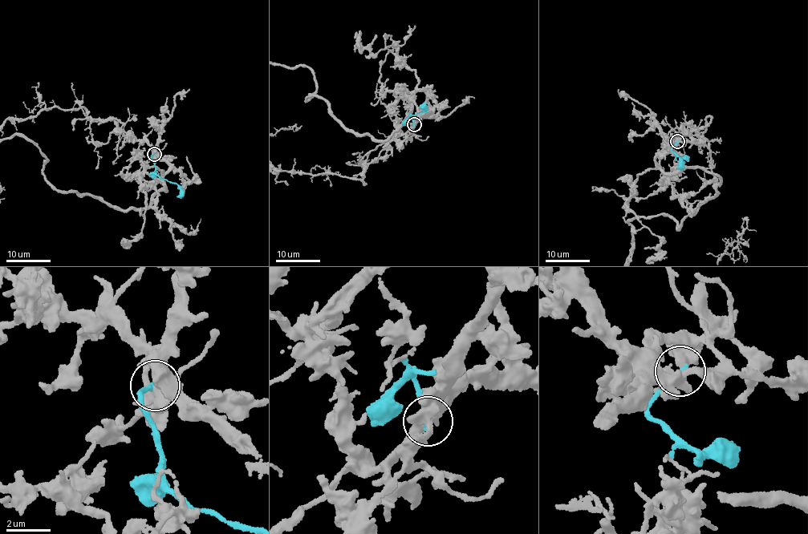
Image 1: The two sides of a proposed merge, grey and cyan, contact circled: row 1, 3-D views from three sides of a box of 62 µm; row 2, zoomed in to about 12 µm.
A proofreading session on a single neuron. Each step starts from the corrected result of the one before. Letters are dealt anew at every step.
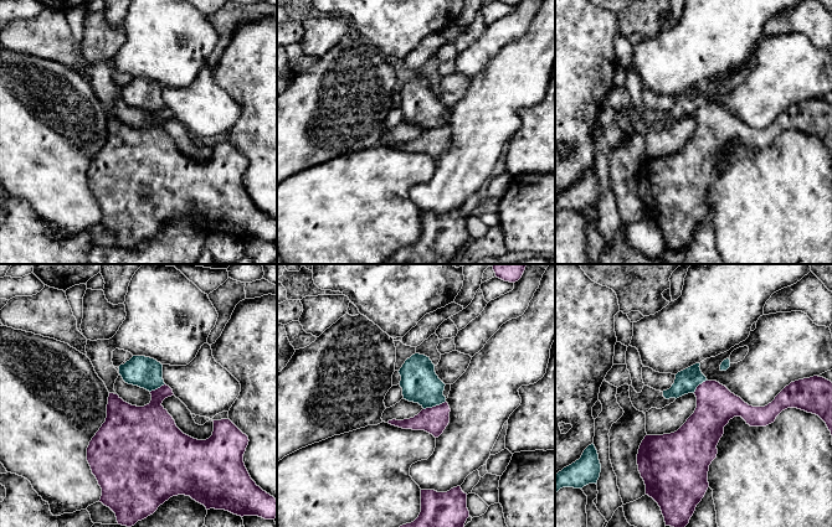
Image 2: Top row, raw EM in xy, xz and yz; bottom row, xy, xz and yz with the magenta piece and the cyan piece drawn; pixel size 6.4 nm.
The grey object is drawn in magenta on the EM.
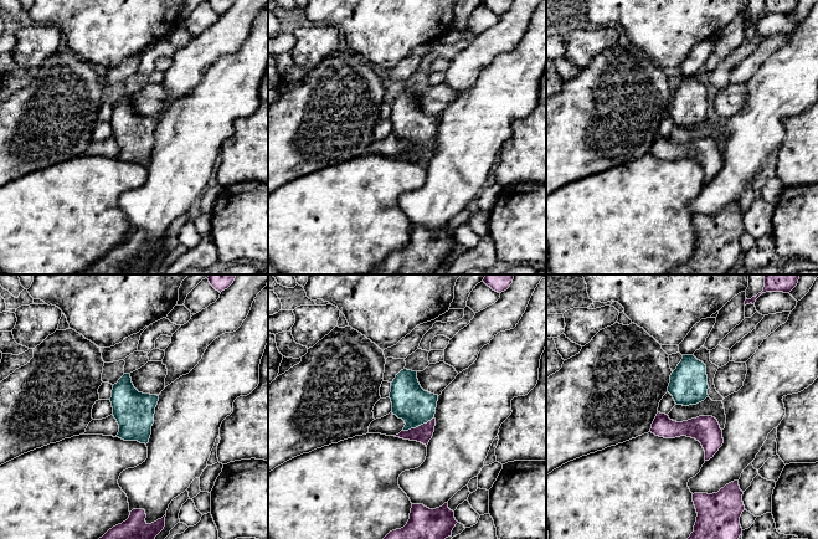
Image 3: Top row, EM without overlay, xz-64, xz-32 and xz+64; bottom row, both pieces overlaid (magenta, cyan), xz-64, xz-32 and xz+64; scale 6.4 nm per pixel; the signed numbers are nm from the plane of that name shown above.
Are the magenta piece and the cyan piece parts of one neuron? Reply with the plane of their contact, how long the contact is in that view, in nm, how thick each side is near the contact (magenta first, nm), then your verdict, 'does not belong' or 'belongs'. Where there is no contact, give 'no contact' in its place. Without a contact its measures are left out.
meets magenta in xz; contact 160 nm long; 170 nm thick on the magenta side, 240 nm on the other; does not belong

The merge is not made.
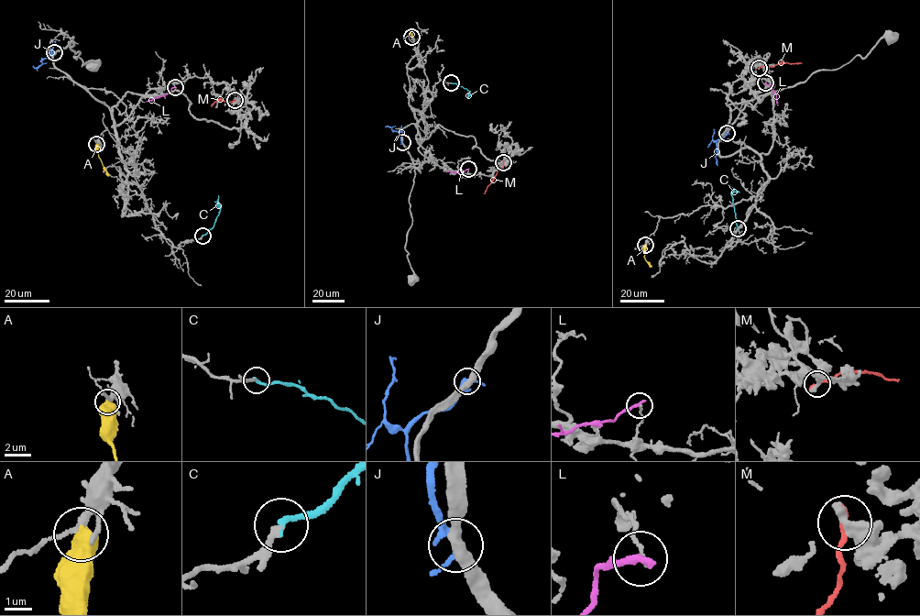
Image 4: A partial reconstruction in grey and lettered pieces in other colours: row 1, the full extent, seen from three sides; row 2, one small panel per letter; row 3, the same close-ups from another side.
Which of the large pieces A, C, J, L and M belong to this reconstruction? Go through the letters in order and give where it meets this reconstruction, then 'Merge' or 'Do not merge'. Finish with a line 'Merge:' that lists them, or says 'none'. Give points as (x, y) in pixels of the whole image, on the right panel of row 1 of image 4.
A: Touches grey at (645, 245). Do not merge
C: Touches grey at (738, 228). Merge
J: Touches grey at (727, 133). Do not merge
L: Touches grey at (765, 82). Do not merge
M: Touches grey at (759, 68). Do not merge
Merge: C

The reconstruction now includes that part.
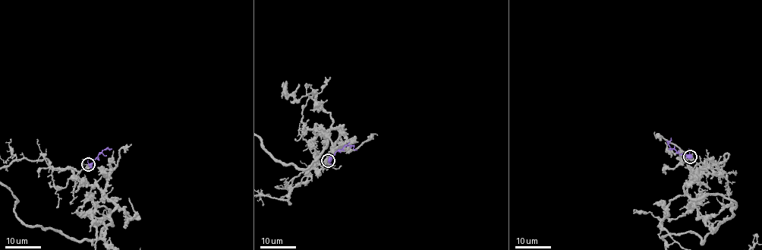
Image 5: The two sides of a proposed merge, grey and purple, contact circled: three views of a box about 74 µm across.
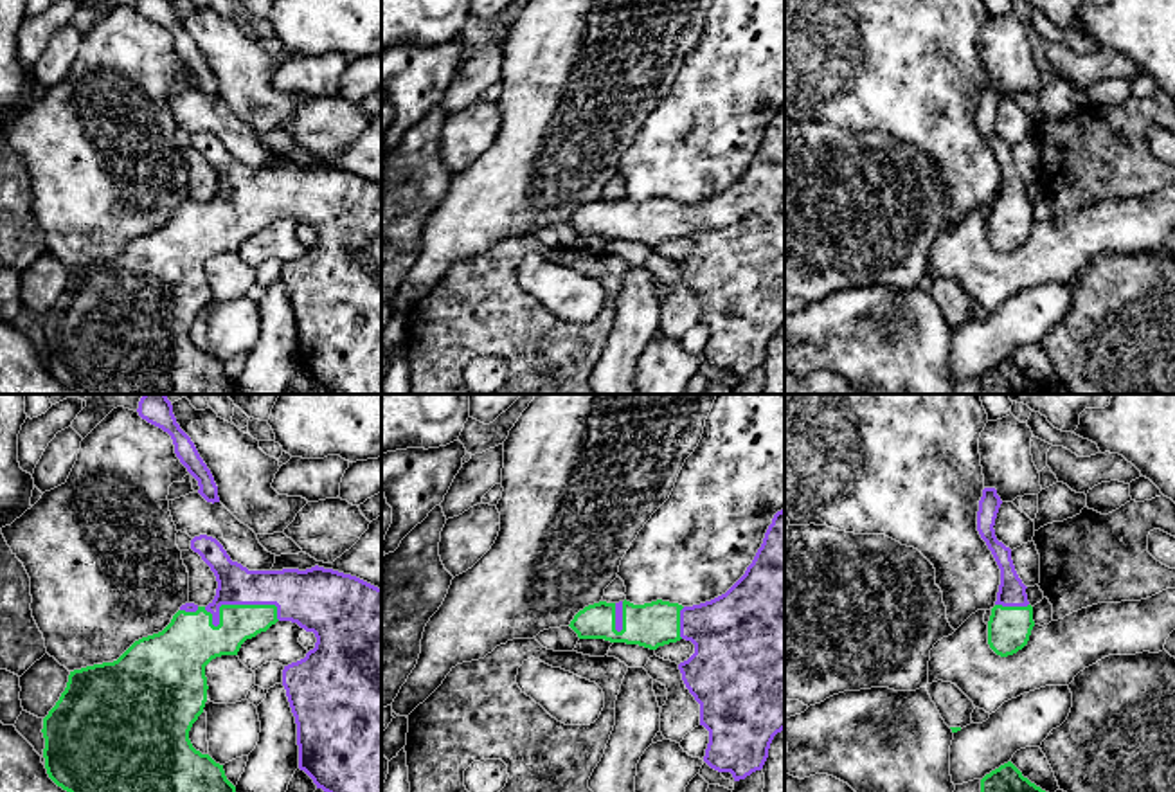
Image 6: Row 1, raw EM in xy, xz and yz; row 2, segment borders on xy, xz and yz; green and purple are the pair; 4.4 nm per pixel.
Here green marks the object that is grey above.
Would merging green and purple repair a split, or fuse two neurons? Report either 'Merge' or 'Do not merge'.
Merge

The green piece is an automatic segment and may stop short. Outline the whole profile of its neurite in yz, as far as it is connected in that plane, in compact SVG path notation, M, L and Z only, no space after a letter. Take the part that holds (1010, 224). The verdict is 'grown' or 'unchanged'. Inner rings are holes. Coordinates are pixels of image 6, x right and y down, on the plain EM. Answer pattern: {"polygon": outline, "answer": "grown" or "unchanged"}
{"polygon": "M995 85L982 86L977 108L977 128L1000 166L997 198L988 218L988 241L997 252L1008 254L1027 241L1035 218L1033 203L1026 191L1027 184L1015 167L1011 146L995 133L993 122L1000 101L1002 97Z", "answer": "grown"}

